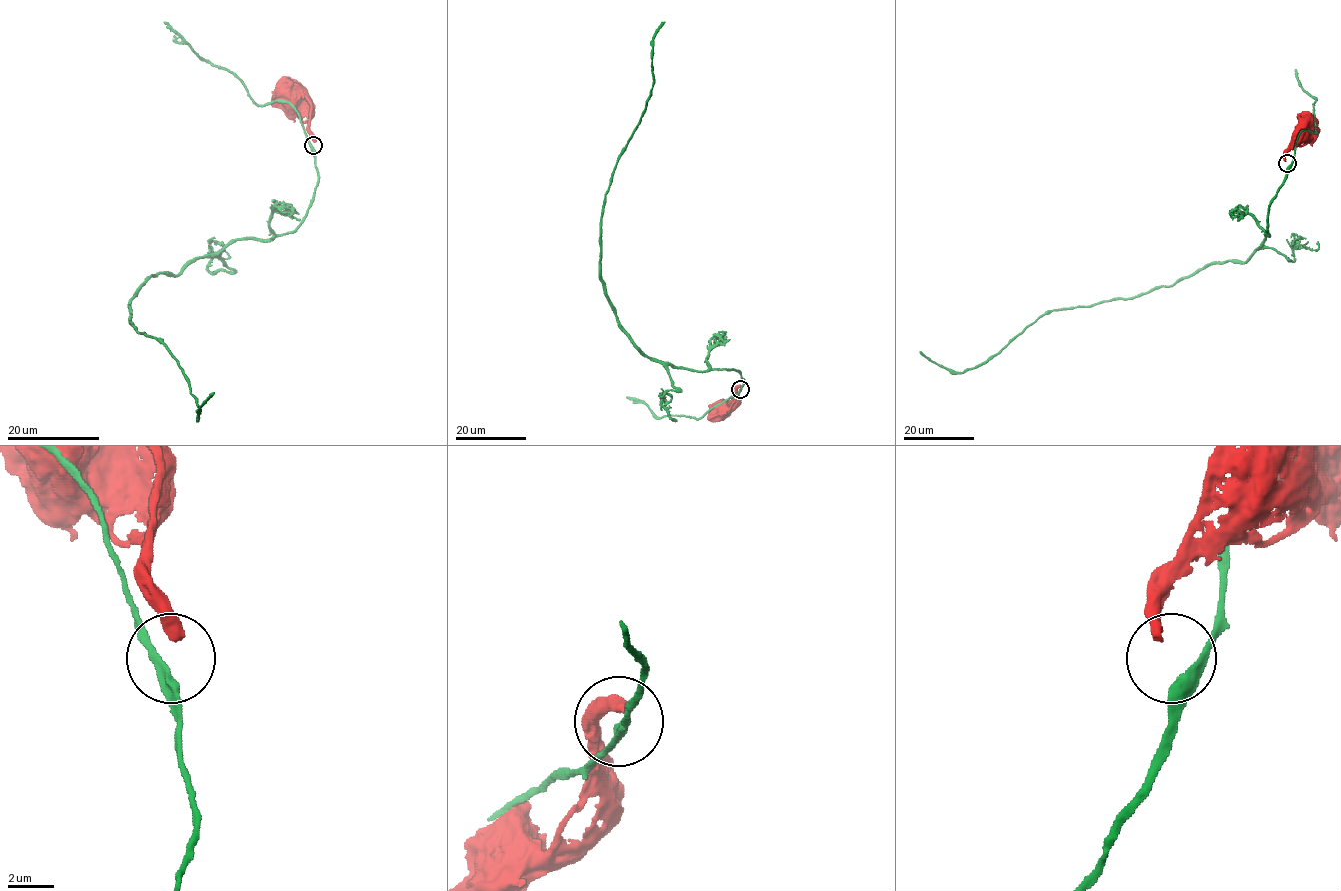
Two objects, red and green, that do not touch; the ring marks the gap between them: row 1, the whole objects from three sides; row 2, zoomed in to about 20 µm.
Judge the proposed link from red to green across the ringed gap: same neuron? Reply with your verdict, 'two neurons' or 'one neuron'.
two neurons

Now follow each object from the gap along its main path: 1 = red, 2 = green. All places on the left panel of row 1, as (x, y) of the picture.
1: (314, 142), (308, 129), (309, 114), (286, 93)
2: (313, 149), (315, 191), (294, 229), (153, 274), (130, 304), (135, 328), (177, 362), (198, 419), (214, 392)

